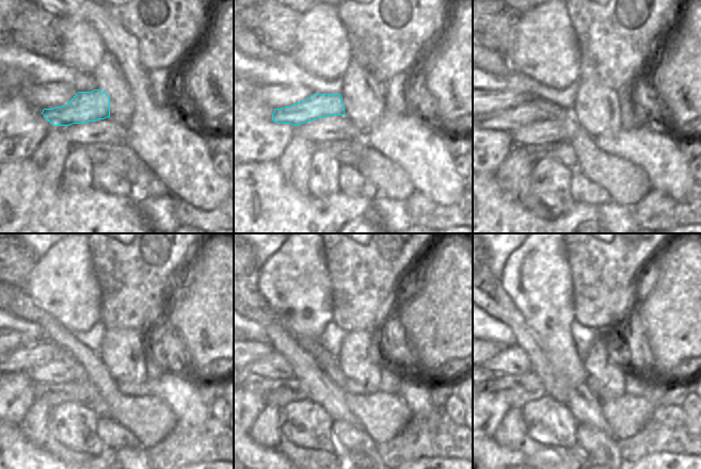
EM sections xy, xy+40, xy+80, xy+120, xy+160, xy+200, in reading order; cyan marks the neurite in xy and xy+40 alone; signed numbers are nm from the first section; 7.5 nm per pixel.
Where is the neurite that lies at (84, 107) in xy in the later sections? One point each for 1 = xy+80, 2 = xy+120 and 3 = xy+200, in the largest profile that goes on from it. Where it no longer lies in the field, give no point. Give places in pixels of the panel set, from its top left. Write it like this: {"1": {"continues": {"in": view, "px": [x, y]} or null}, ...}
{"1": {"continues": {"in": "xy+80", "px": [536, 110]}}, "2": {"continues": {"in": "xy+120", "px": [26, 357]}}, "3": {"continues": {"in": "xy+200", "px": [494, 349]}}}

